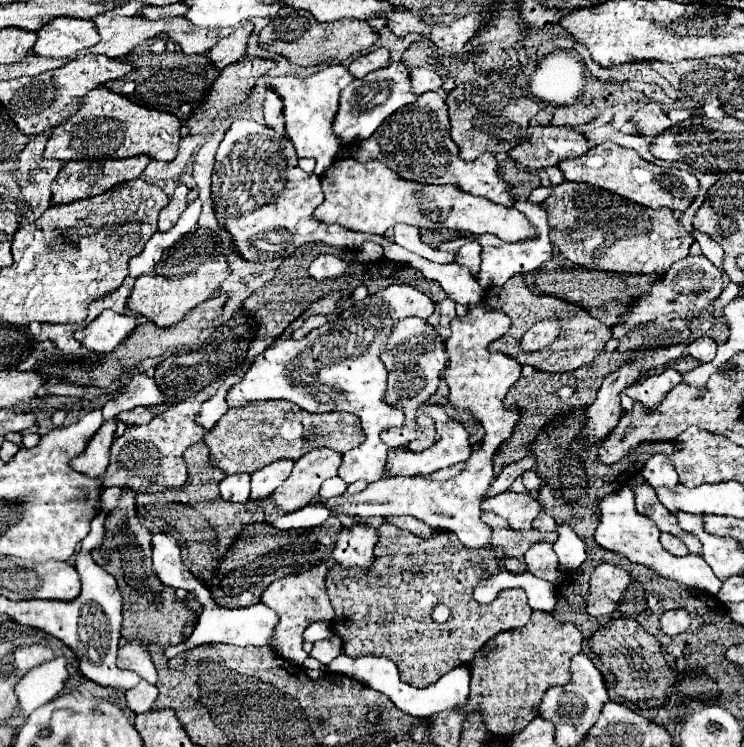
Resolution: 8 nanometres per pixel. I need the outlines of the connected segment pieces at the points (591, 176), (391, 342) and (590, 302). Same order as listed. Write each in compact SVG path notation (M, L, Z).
M602 142L594 148L590 148L584 156L576 160L562 160L558 166L564 174L566 180L572 182L586 182L590 186L604 188L608 192L620 194L626 200L632 200L642 206L650 208L668 208L672 212L684 212L690 208L690 204L698 196L698 178L690 174L688 170L678 170L678 168L662 168L652 162L646 162L644 158L638 156L638 152L616 146L612 142Z
M404 318L394 324L394 328L386 340L386 350L380 352L380 360L388 368L388 388L384 394L384 402L394 408L402 408L404 416L406 416L404 426L384 430L380 434L380 438L388 447L402 446L402 444L412 442L418 436L420 428L416 424L416 410L436 392L436 388L442 380L440 376L446 368L444 342L442 342L440 334L432 326L428 326L424 320Z
M554 254L550 260L546 260L540 268L536 268L530 274L524 274L524 284L530 288L532 294L546 294L556 296L566 302L578 304L584 310L588 310L596 320L614 326L620 316L628 310L628 304L646 292L654 280L660 276L636 276L636 274L614 274L614 272L596 272L596 270L584 270L580 266L570 268L570 260L562 254Z

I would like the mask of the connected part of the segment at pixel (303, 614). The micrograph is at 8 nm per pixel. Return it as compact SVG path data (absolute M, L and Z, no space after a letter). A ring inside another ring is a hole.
M322 562L318 566L312 566L308 572L278 578L262 592L262 602L280 614L280 624L276 626L278 648L282 656L294 664L302 664L302 660L306 658L306 652L302 650L302 632L312 622L332 620L332 606L330 606L330 598L326 594L326 584L324 584L326 572L328 572L328 564Z

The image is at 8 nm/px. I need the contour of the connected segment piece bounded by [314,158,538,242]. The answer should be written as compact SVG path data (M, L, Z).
M352 158L336 160L322 174L322 190L326 200L314 210L314 216L326 224L340 224L354 232L384 234L398 222L416 228L450 228L470 234L496 234L504 242L522 242L534 238L538 232L528 218L516 208L506 208L482 196L460 192L452 186L430 186L402 180L382 162L370 160L360 164Z

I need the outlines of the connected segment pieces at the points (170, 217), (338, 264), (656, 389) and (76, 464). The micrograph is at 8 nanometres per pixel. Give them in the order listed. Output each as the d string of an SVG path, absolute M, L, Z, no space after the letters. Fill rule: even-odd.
M178 184L170 204L164 208L164 212L160 212L160 218L158 218L158 230L170 230L176 220L180 218L180 214L184 212L184 208L188 206L188 200L186 200L186 194L188 194L188 188L184 184Z
M332 254L318 256L318 258L310 264L310 268L308 268L310 276L316 278L317 281L338 278L338 276L342 276L346 270L348 270L348 264L344 264L344 260L338 260L338 258L332 256Z
M664 370L662 374L650 376L648 380L634 382L632 386L626 388L626 394L634 402L642 402L642 406L648 408L648 412L650 412L650 410L656 410L656 406L664 400L664 394L668 394L680 382L682 382L682 376L676 370ZM640 392L650 394L652 398L640 398Z
M104 420L98 432L88 440L84 452L78 454L76 460L70 462L70 466L88 478L98 478L108 466L108 454L114 442L114 432L116 420Z

